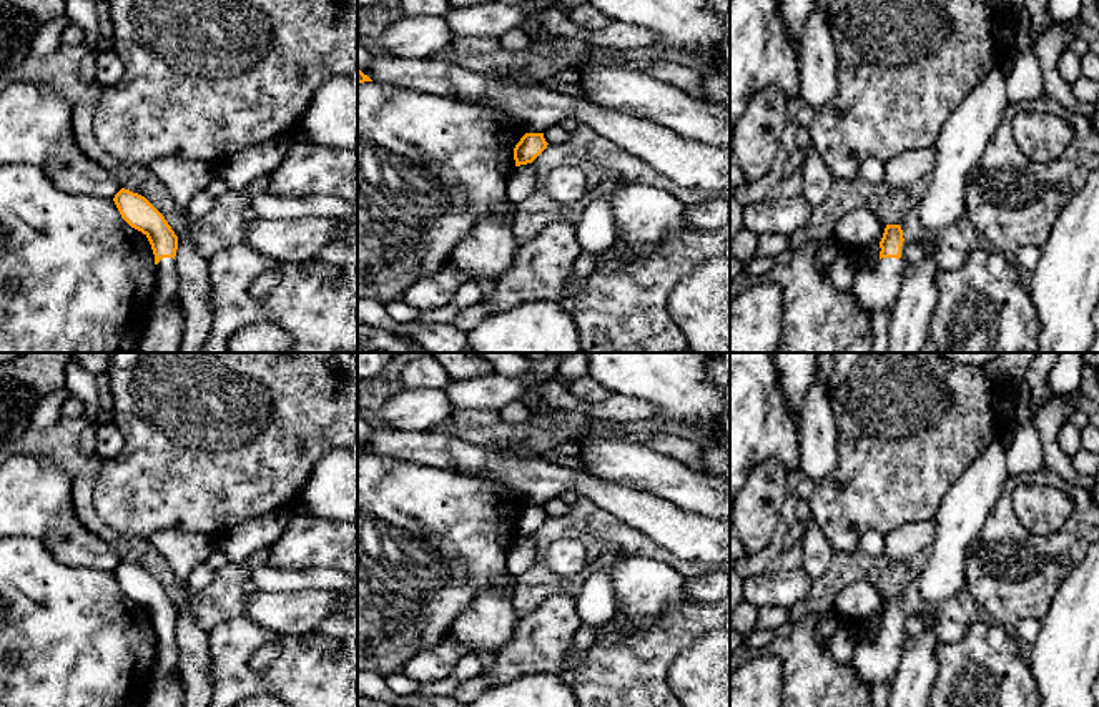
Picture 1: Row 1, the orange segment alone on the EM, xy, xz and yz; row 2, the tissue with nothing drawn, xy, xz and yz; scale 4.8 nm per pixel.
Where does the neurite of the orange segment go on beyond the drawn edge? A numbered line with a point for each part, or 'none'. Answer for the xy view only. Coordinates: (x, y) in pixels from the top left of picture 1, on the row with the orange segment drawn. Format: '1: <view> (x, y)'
1: xy (167, 280)

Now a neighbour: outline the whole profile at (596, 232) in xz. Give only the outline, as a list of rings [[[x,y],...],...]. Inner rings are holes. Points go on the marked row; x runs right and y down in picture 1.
[[[625,181],[612,185],[602,196],[592,200],[584,211],[577,226],[577,240],[584,253],[574,263],[572,278],[567,281],[565,291],[569,294],[579,293],[587,276],[594,271],[594,256],[614,245],[615,226],[612,200],[615,191],[625,188],[627,185],[628,183]]]

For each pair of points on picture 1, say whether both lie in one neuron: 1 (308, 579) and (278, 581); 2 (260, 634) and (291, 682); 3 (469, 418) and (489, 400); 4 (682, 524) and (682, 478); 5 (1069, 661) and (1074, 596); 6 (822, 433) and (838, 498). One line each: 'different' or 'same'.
1: same
2: same
3: different
4: different
5: same
6: different

